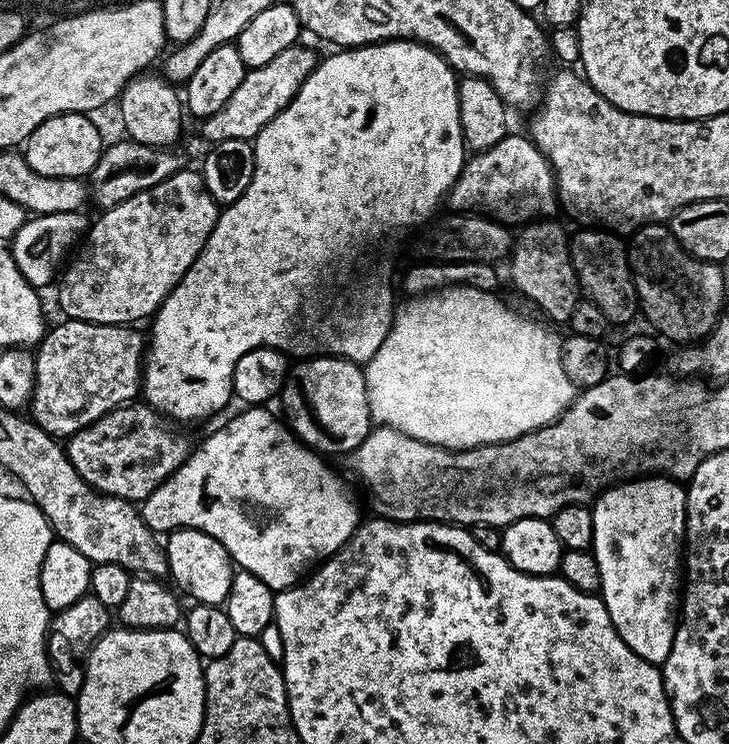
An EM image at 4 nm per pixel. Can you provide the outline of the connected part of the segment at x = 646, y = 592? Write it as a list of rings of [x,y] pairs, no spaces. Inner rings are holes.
[[[659,474],[643,478],[628,478],[604,489],[591,505],[594,518],[594,538],[590,549],[598,562],[600,591],[610,622],[618,630],[618,638],[651,664],[662,666],[674,646],[678,613],[682,608],[682,557],[686,552],[686,498],[685,485]]]

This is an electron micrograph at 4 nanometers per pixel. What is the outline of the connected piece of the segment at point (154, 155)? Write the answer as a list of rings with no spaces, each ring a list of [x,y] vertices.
[[[122,138],[117,144],[109,143],[104,151],[101,152],[94,170],[90,173],[91,203],[93,205],[96,203],[98,206],[97,209],[100,210],[112,208],[118,202],[126,202],[126,198],[130,198],[142,190],[150,190],[150,186],[158,186],[158,182],[170,178],[174,173],[185,167],[186,160],[184,160],[183,154],[176,151],[175,147],[155,148],[150,145],[139,144],[129,138]]]

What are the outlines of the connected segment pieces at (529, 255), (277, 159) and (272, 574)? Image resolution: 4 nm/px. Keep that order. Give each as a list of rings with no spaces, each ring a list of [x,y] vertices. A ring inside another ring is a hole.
[[[540,218],[528,222],[519,229],[510,253],[512,280],[516,288],[528,300],[533,300],[552,320],[571,321],[574,306],[581,299],[580,286],[572,265],[570,240],[555,224],[555,219]]]
[[[394,39],[381,40],[378,44],[366,44],[358,48],[340,48],[333,52],[336,52],[333,56],[328,56],[325,60],[323,57],[317,63],[314,71],[305,78],[302,86],[296,91],[296,97],[273,120],[266,122],[266,126],[258,133],[252,144],[252,149],[254,150],[254,178],[250,182],[250,186],[246,186],[246,194],[242,194],[242,198],[238,198],[238,202],[220,208],[220,217],[216,220],[214,230],[210,230],[210,238],[206,238],[206,246],[200,251],[198,258],[194,258],[190,270],[186,270],[186,274],[178,282],[178,286],[174,286],[172,293],[160,303],[160,308],[156,311],[156,315],[151,317],[152,336],[150,332],[146,340],[146,351],[142,365],[142,396],[148,407],[153,408],[155,412],[159,412],[161,416],[167,418],[169,421],[175,422],[175,420],[181,420],[184,424],[192,424],[195,420],[204,420],[207,416],[212,416],[215,412],[222,411],[232,396],[232,375],[234,374],[234,366],[238,362],[238,358],[242,358],[242,354],[246,354],[255,348],[277,348],[279,352],[291,354],[293,357],[296,355],[296,358],[343,356],[346,360],[355,360],[357,362],[366,362],[370,358],[374,358],[374,354],[378,354],[382,342],[386,342],[386,334],[392,328],[392,321],[394,319],[394,307],[392,308],[392,276],[388,273],[388,255],[391,254],[392,247],[396,244],[396,239],[407,228],[412,228],[415,224],[420,224],[423,220],[430,219],[439,210],[440,204],[442,208],[448,194],[448,189],[452,188],[458,174],[464,169],[466,149],[464,139],[462,138],[460,115],[458,114],[458,73],[455,68],[451,68],[448,65],[448,61],[436,49],[431,48],[428,44],[420,44],[417,40]]]
[[[248,406],[237,414],[233,420],[228,420],[217,432],[212,432],[201,444],[197,443],[193,447],[188,461],[172,476],[167,476],[158,487],[139,505],[140,517],[146,522],[146,526],[156,534],[167,534],[176,531],[178,528],[193,528],[199,532],[210,534],[227,550],[232,558],[232,563],[237,569],[249,572],[258,577],[266,586],[272,589],[273,593],[281,592],[283,588],[292,588],[301,580],[305,579],[321,562],[333,556],[339,548],[356,533],[356,529],[362,523],[360,508],[352,501],[352,496],[348,493],[348,488],[344,485],[344,480],[332,468],[327,468],[323,464],[321,457],[313,452],[307,444],[301,444],[292,435],[287,423],[279,415],[276,416],[264,406]]]

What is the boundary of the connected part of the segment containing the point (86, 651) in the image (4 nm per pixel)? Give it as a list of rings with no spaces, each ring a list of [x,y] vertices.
[[[94,595],[76,596],[48,622],[48,664],[52,667],[55,687],[67,696],[76,697],[82,690],[84,665],[98,638],[113,623],[113,613]]]

